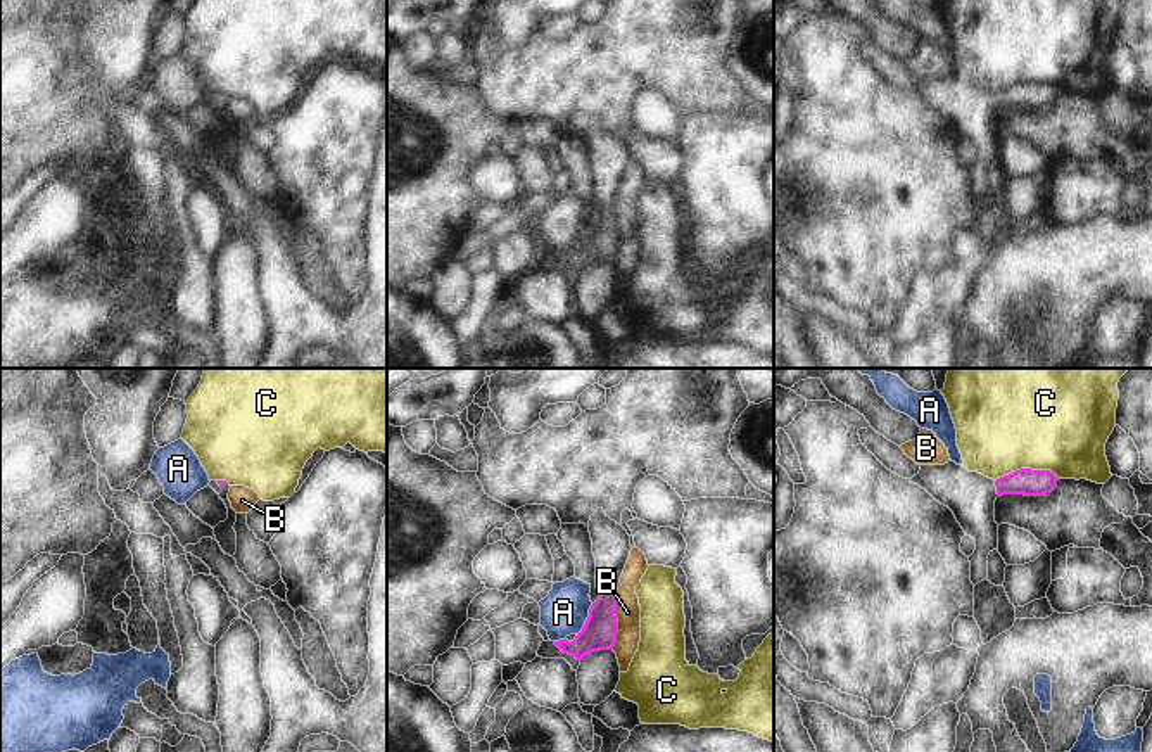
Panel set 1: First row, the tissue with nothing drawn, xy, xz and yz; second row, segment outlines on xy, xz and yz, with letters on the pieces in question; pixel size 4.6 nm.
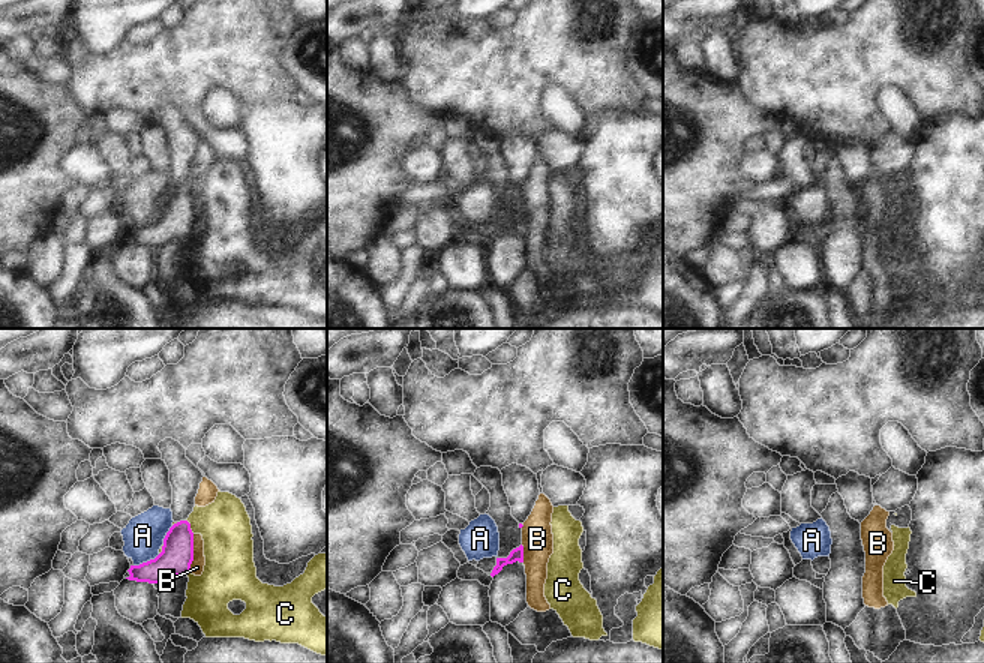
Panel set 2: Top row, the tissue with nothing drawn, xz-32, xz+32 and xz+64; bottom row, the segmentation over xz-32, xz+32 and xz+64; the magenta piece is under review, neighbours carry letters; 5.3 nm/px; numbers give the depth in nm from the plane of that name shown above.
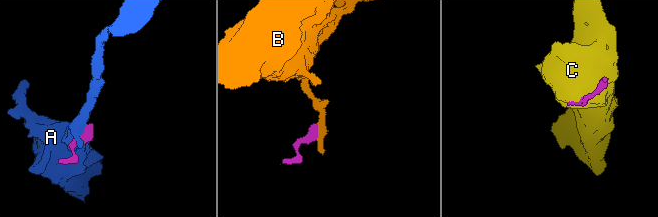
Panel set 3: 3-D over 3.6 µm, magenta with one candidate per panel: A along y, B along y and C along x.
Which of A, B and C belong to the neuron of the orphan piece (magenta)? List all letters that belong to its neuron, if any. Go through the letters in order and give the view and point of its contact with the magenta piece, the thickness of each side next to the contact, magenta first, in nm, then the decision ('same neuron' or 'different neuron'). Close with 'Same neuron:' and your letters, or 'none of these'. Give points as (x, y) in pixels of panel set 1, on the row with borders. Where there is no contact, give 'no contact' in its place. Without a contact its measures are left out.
A: xz (588, 619) | 160/220 nm | different neuron
B: xz (617, 621) | 160/110 nm | different neuron
C: yz (1026, 469) | 130/500 nm | different neuron
Same neuron: none of these

